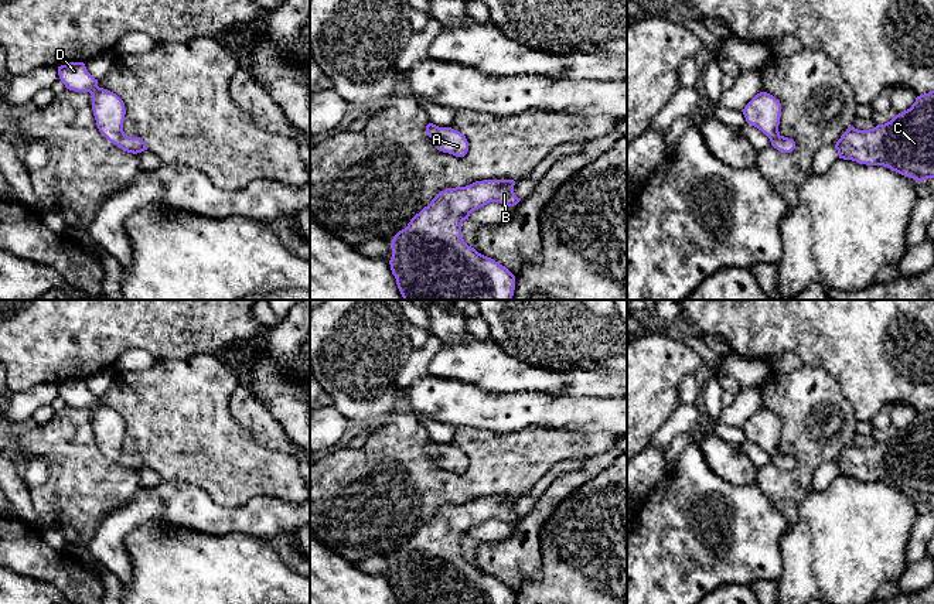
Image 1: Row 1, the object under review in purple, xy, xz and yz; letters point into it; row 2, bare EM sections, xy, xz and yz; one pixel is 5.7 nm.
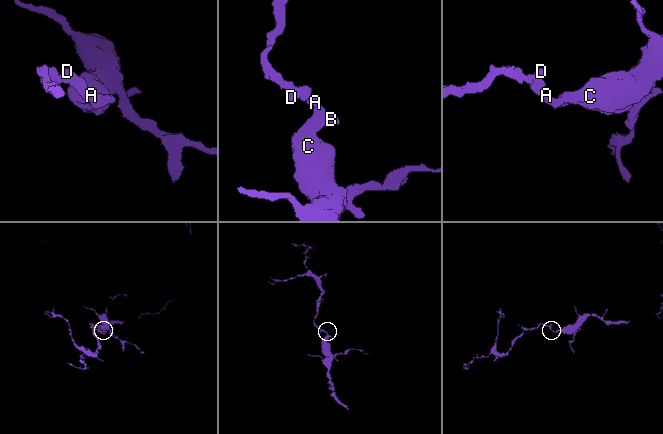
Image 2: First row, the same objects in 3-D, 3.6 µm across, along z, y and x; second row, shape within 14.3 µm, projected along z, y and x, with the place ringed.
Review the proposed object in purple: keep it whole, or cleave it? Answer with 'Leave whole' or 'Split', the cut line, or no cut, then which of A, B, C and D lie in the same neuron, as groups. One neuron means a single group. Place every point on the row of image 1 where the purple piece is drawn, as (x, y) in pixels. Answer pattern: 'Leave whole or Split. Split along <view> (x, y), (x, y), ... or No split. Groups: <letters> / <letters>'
Leave whole. No split. Groups: A B C D

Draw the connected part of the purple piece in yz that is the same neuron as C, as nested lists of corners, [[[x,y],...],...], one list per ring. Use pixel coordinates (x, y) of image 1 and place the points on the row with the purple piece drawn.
[[[934,91],[920,95],[910,109],[869,130],[849,127],[836,141],[839,158],[866,165],[883,165],[904,177],[934,178]]]

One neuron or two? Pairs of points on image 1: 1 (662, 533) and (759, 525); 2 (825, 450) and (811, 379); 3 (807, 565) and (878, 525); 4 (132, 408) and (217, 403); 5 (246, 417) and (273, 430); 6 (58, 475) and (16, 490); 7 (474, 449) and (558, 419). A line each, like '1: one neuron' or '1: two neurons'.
1: one neuron
2: one neuron
3: one neuron
4: one neuron
5: one neuron
6: two neurons
7: two neurons

